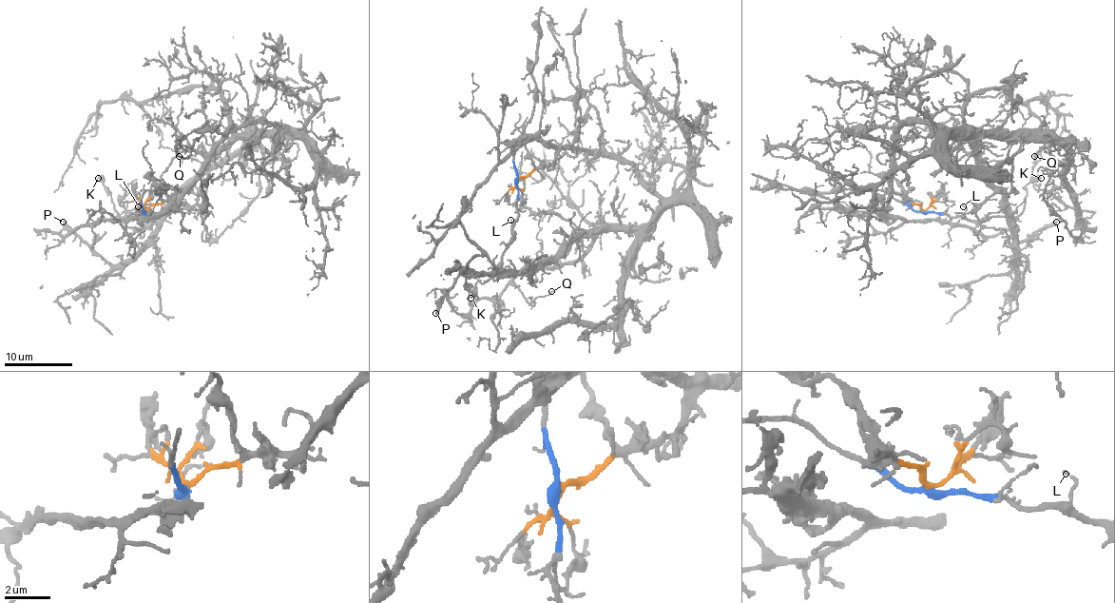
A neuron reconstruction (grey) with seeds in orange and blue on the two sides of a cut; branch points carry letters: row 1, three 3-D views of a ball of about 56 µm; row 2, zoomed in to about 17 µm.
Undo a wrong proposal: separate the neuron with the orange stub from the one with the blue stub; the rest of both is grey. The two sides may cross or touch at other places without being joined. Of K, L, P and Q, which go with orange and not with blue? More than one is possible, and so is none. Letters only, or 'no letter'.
P, Q

